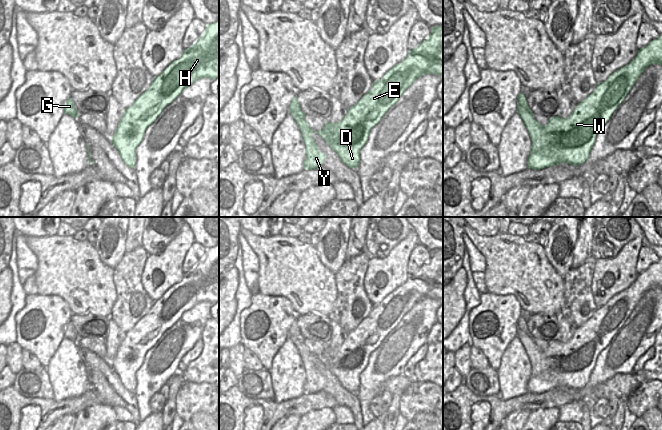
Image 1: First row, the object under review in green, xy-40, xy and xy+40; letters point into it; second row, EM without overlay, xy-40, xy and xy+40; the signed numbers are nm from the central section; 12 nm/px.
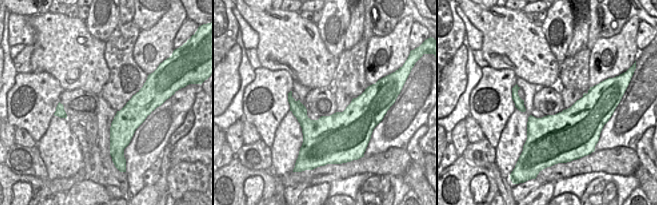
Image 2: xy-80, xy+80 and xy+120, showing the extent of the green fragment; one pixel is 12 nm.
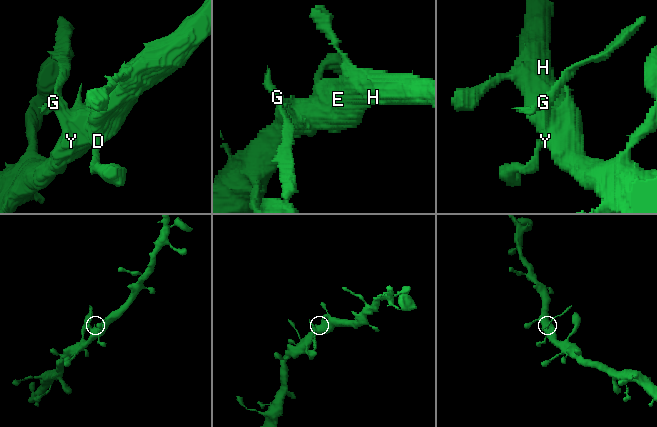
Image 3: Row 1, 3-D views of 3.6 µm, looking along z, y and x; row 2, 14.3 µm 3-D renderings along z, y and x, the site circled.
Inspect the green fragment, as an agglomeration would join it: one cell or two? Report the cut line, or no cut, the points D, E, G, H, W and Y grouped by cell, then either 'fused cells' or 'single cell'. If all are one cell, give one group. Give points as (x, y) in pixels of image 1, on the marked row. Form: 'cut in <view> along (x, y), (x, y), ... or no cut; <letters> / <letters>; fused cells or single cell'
cut in xy+40 along (517, 111), (527, 107), (530, 112), (529, 115), (533, 119); D E H W Y / G; fused cells

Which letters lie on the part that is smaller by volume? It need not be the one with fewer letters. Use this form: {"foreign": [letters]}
{"foreign": ["G"]}

